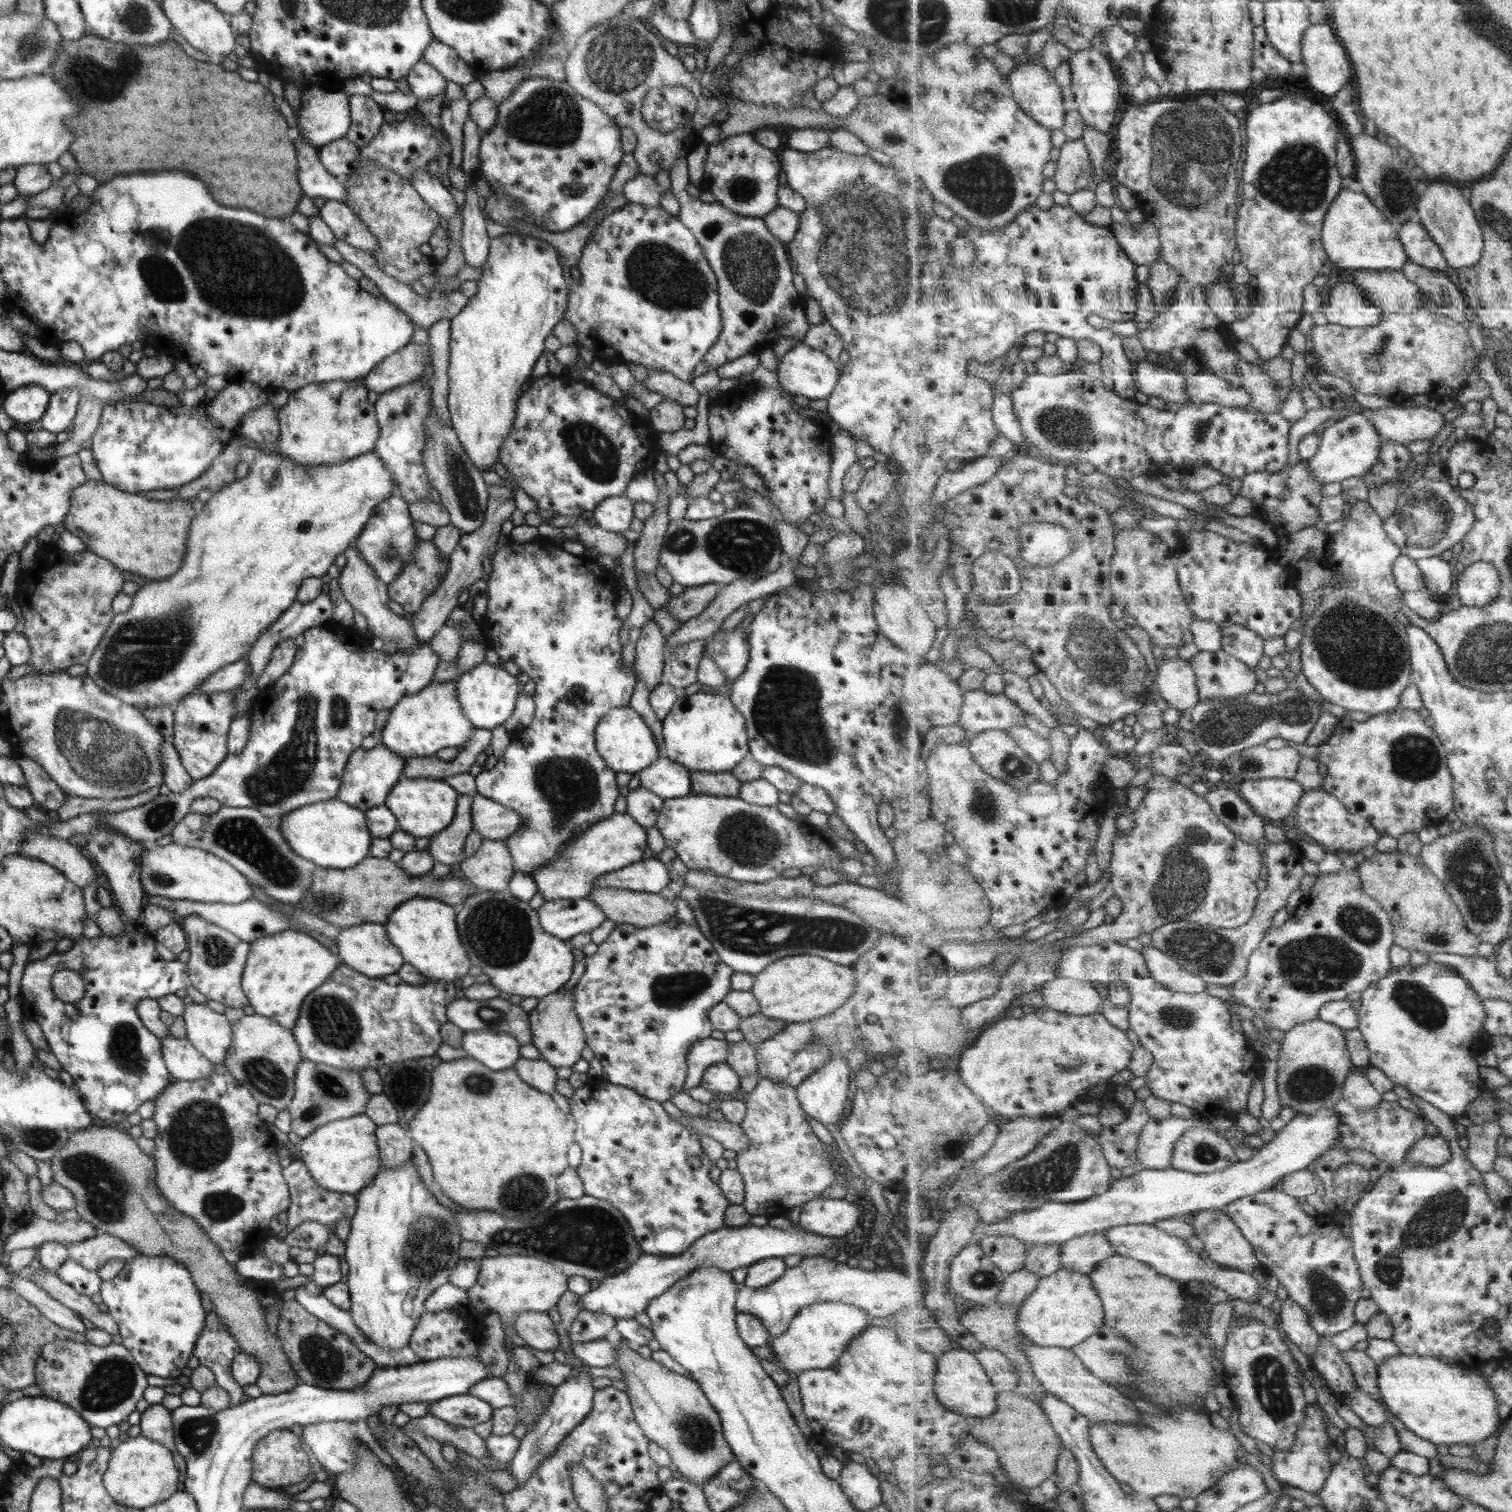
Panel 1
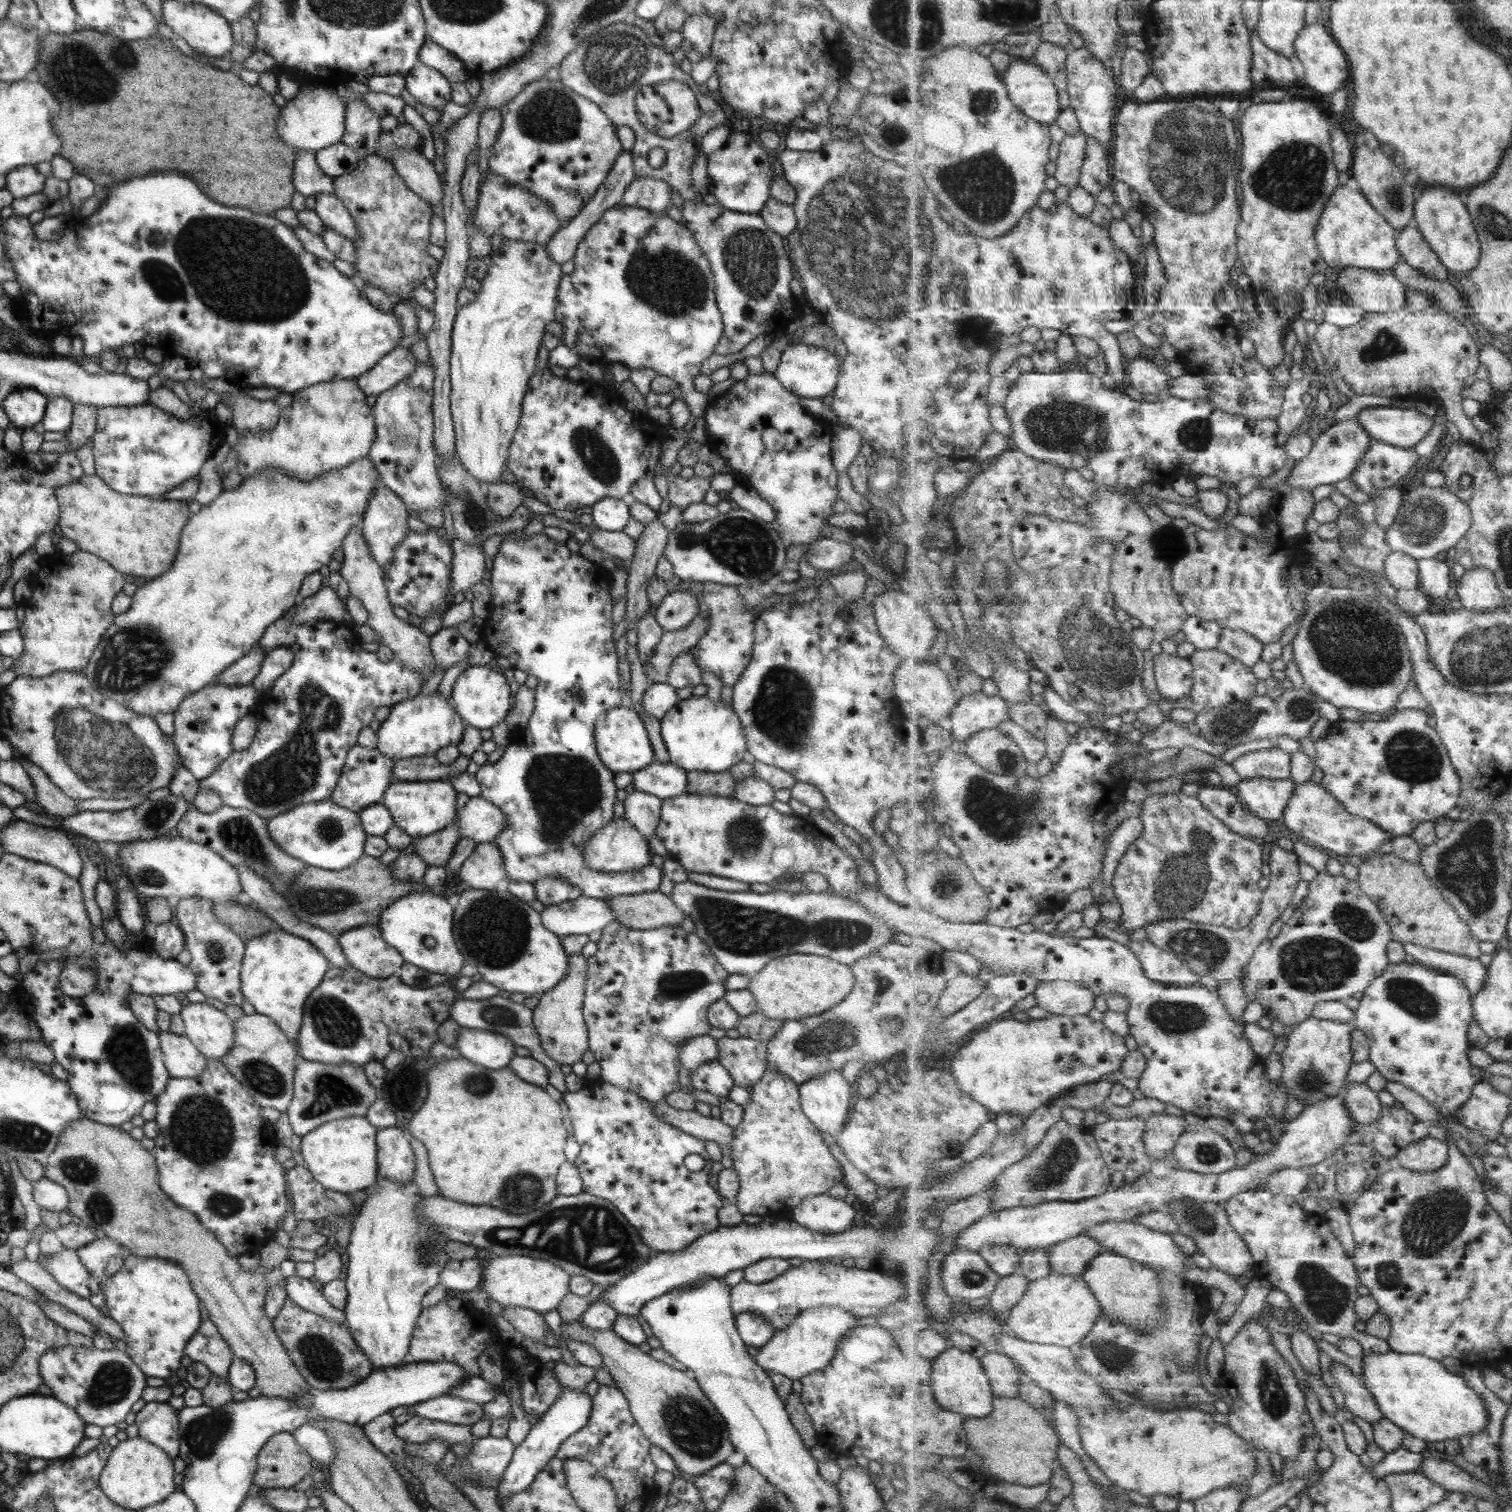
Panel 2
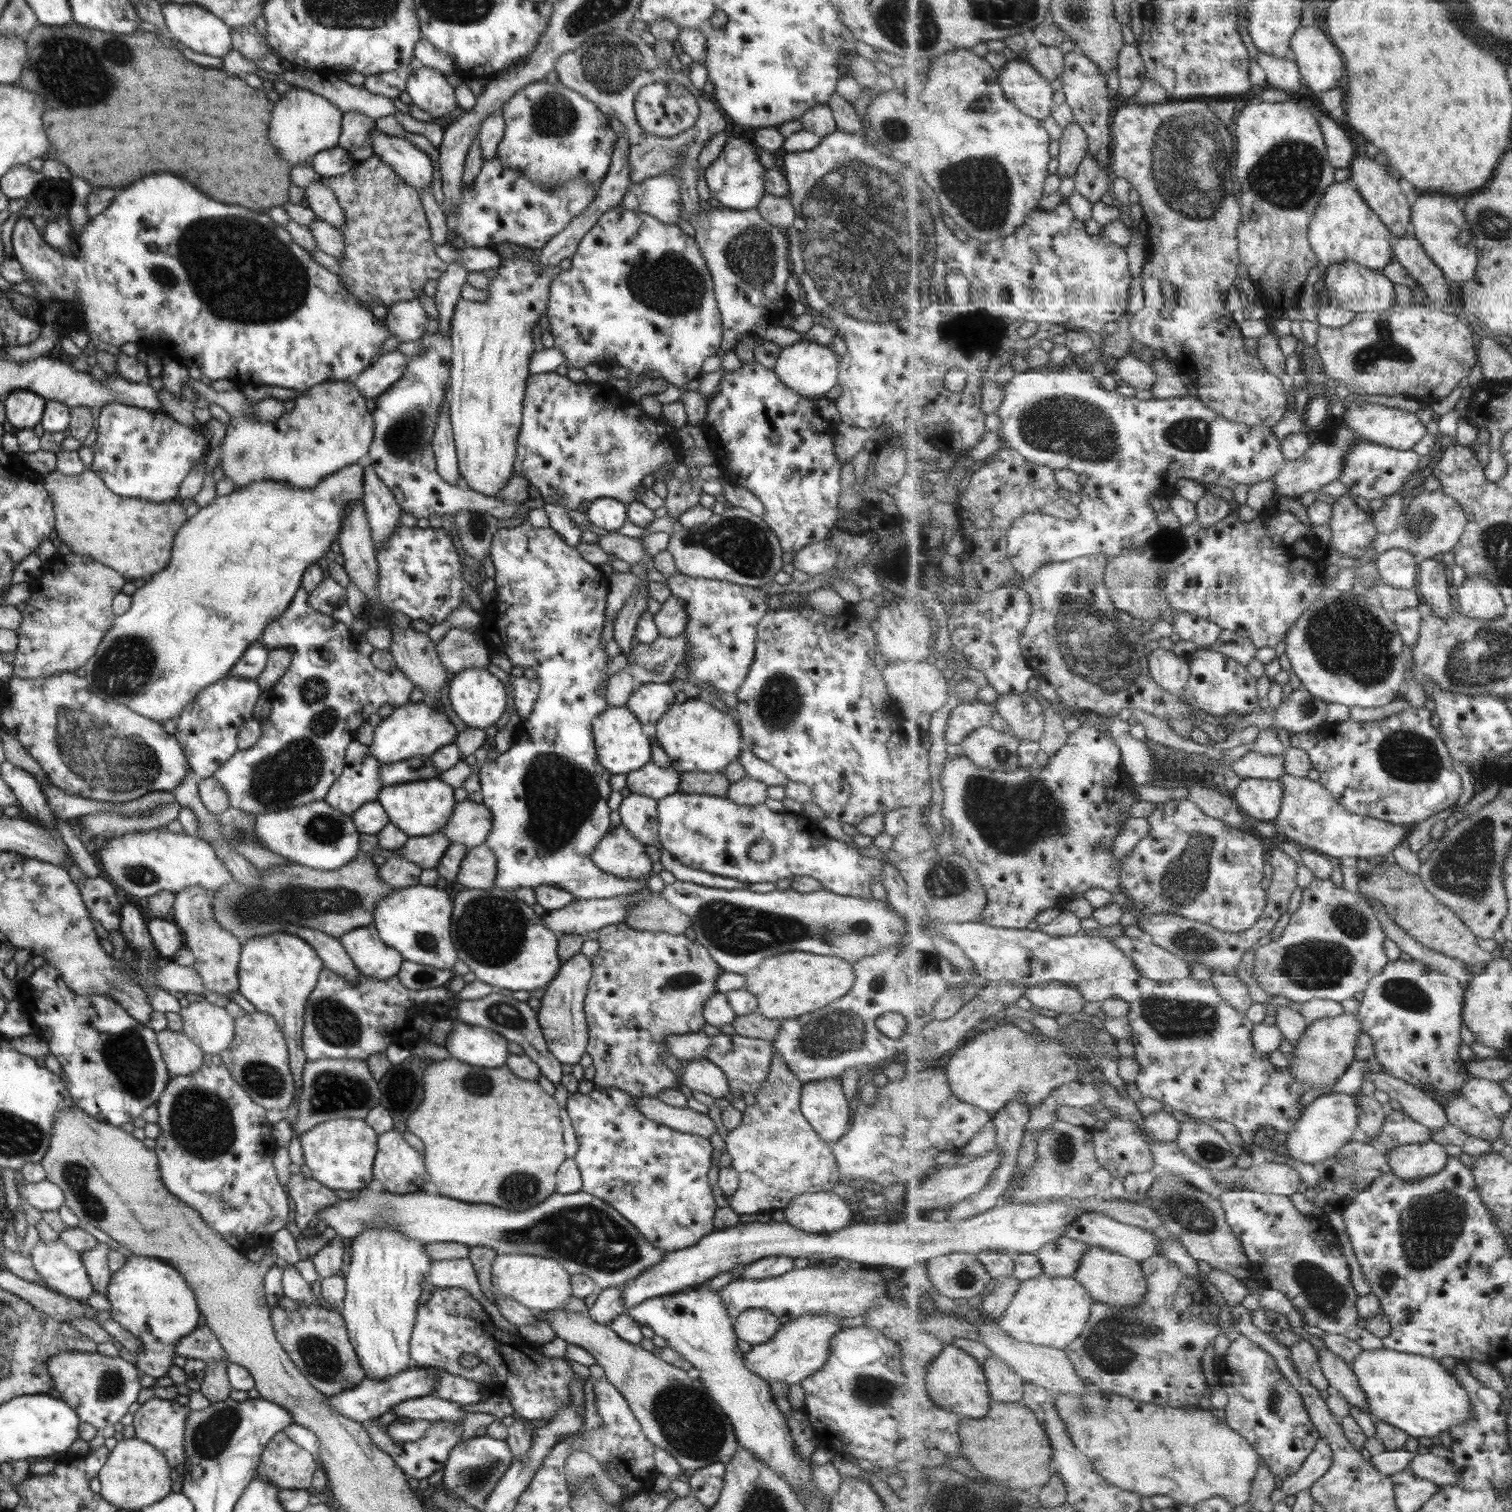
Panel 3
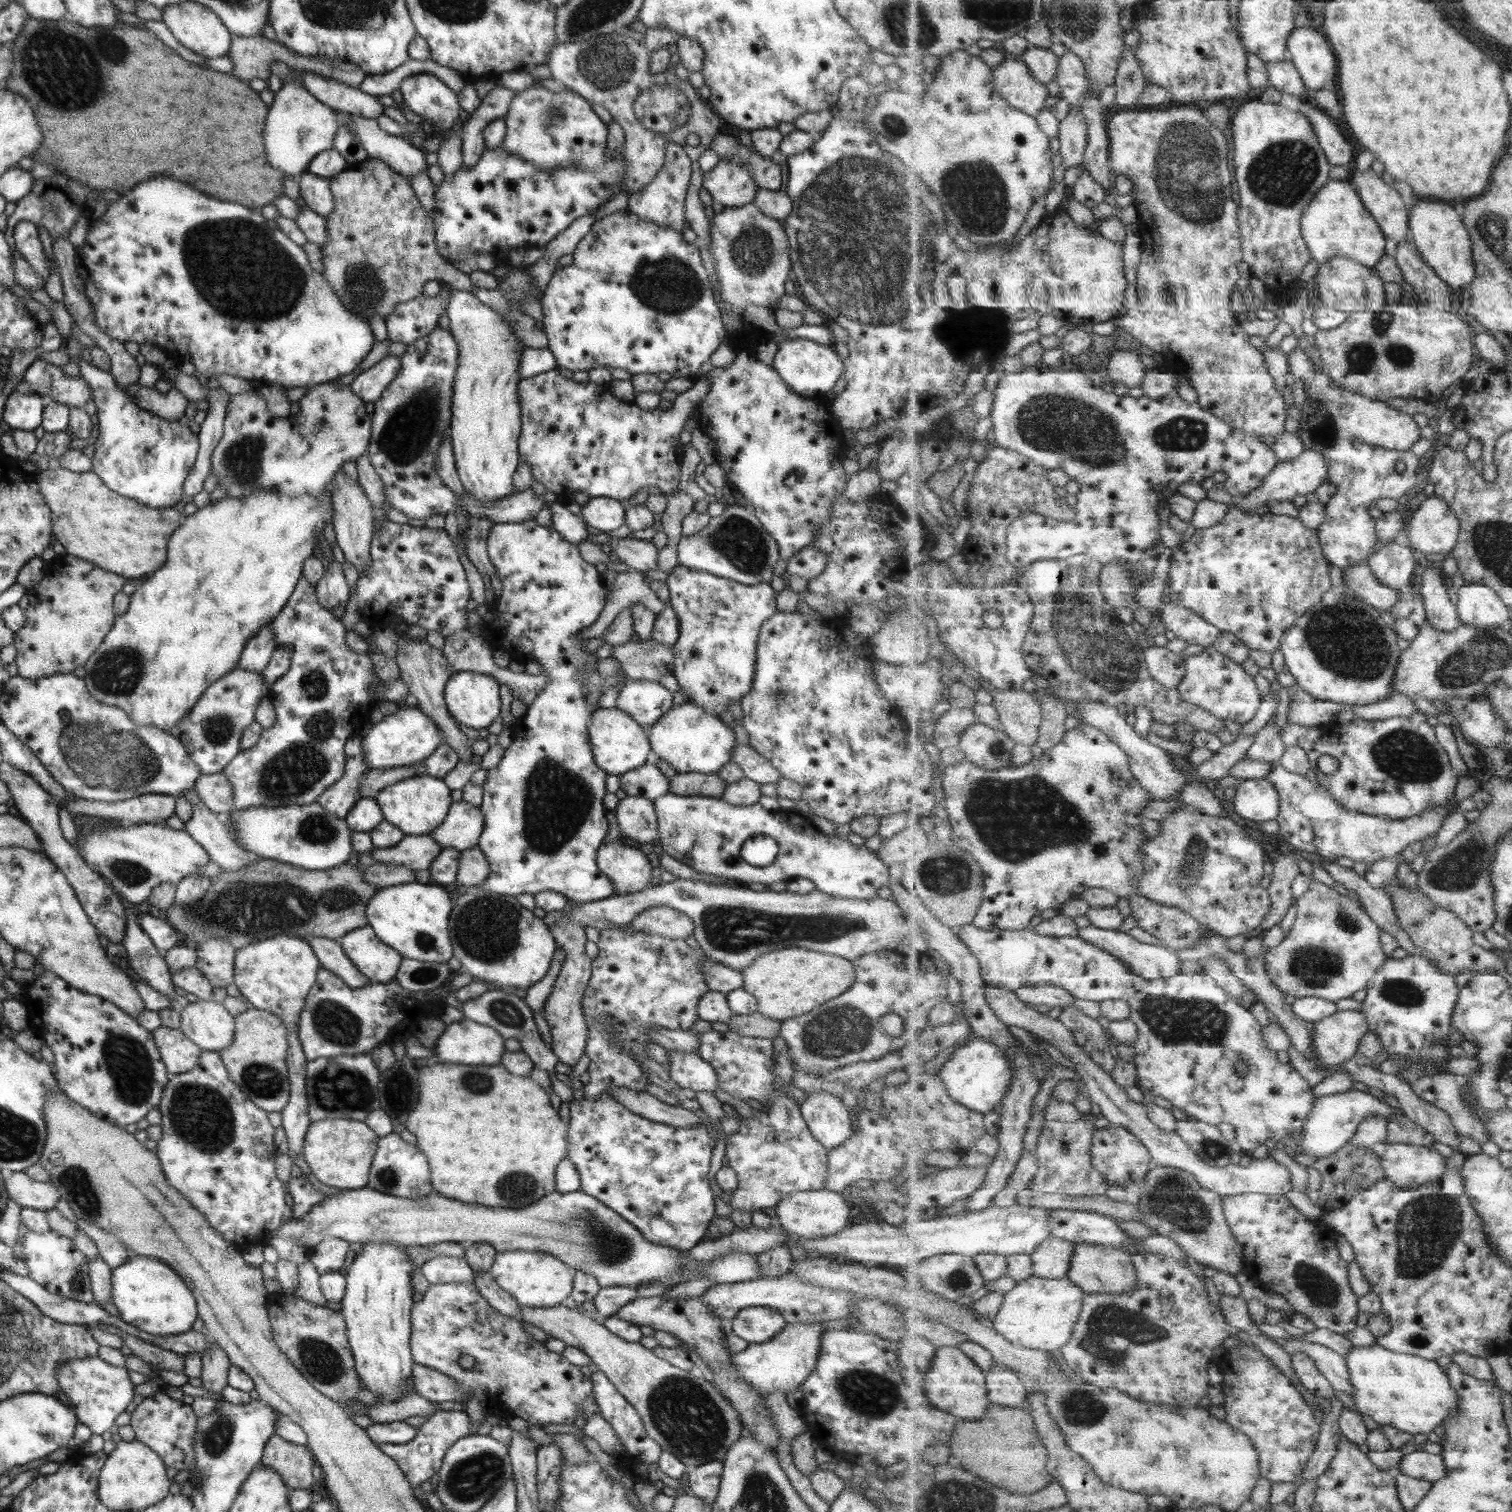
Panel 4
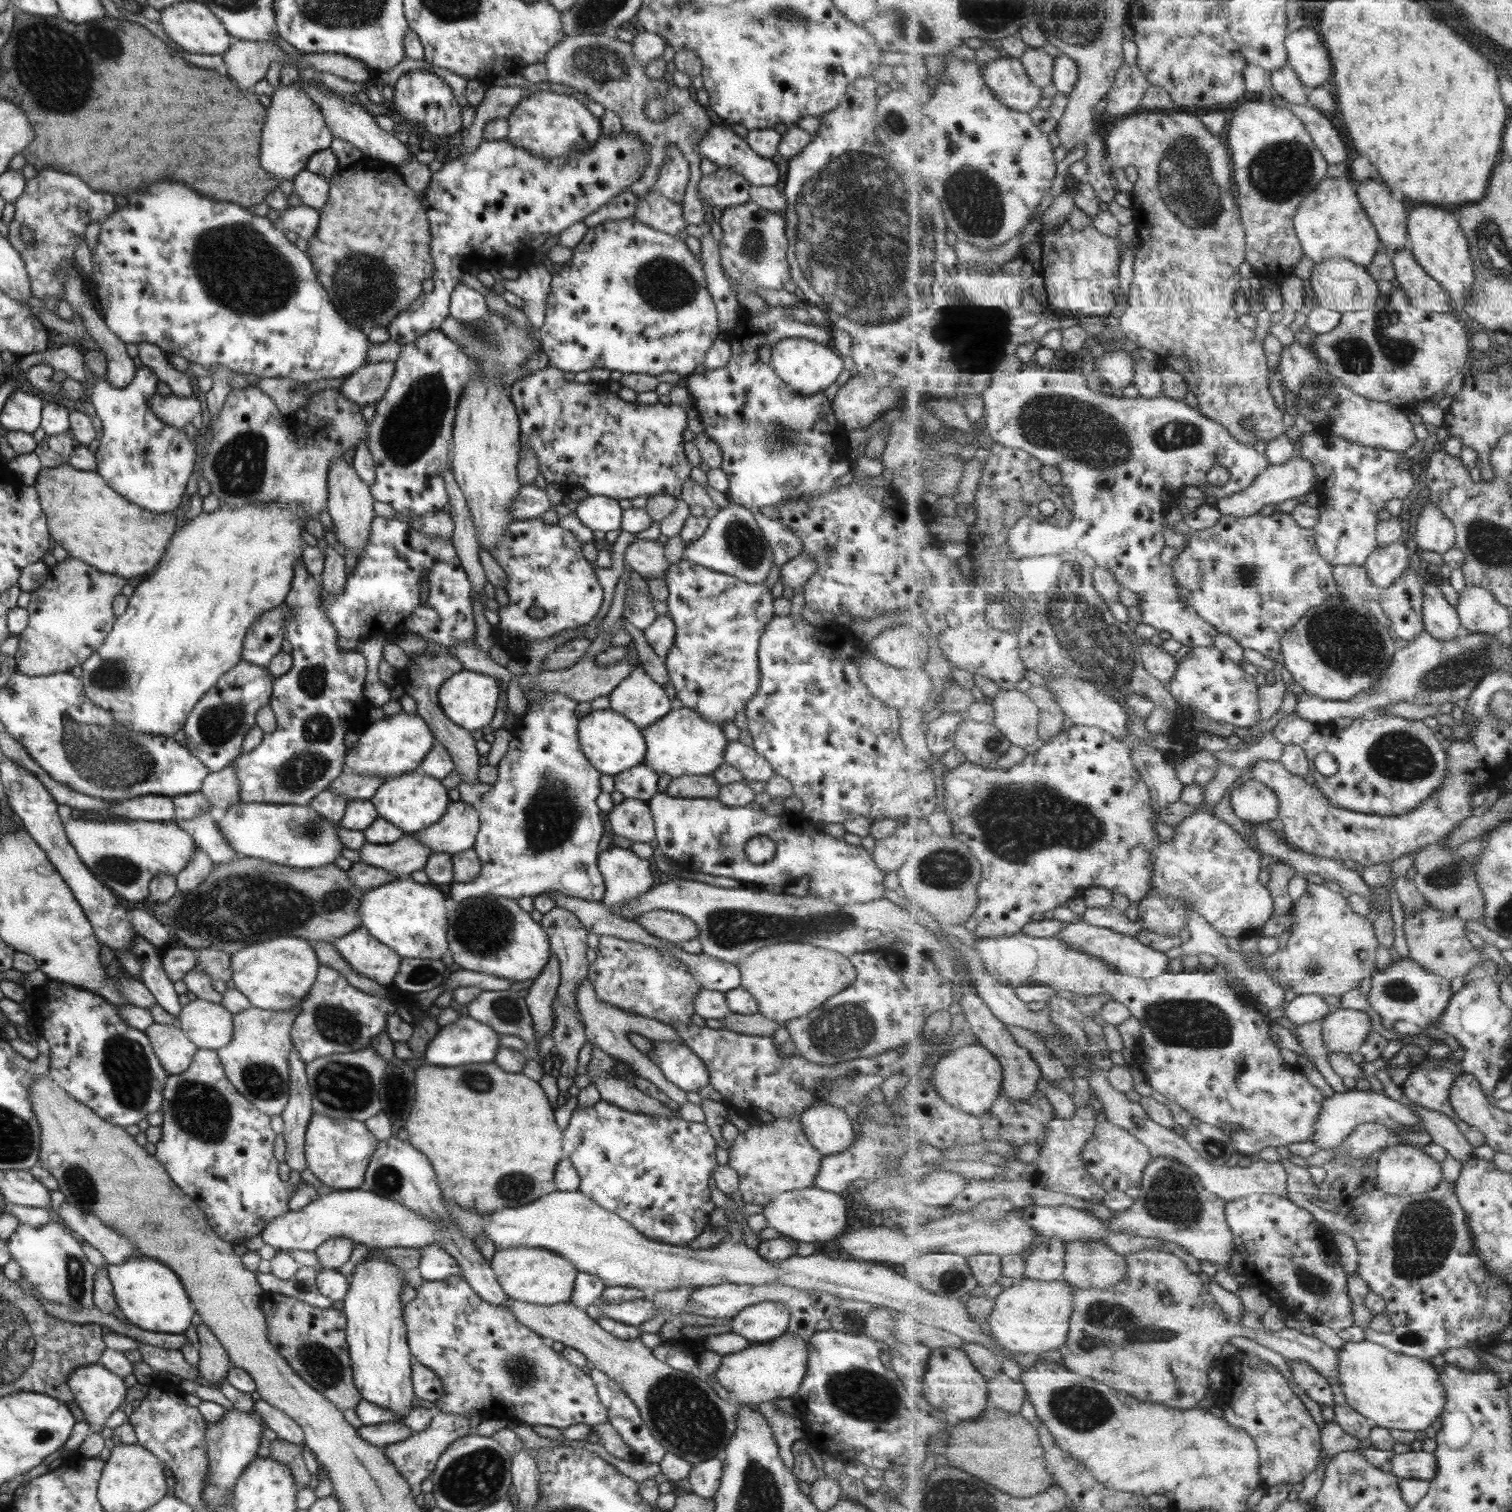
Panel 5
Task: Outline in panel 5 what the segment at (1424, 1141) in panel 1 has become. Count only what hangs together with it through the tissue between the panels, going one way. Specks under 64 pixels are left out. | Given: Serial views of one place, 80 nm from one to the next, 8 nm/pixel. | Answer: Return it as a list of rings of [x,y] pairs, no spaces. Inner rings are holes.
[[[1392,1144],[1383,1149],[1378,1160],[1377,1180],[1375,1188],[1394,1194],[1395,1196],[1407,1196],[1429,1192],[1440,1185],[1443,1180],[1441,1163],[1437,1162],[1430,1154],[1422,1151],[1422,1148],[1409,1144]]]

